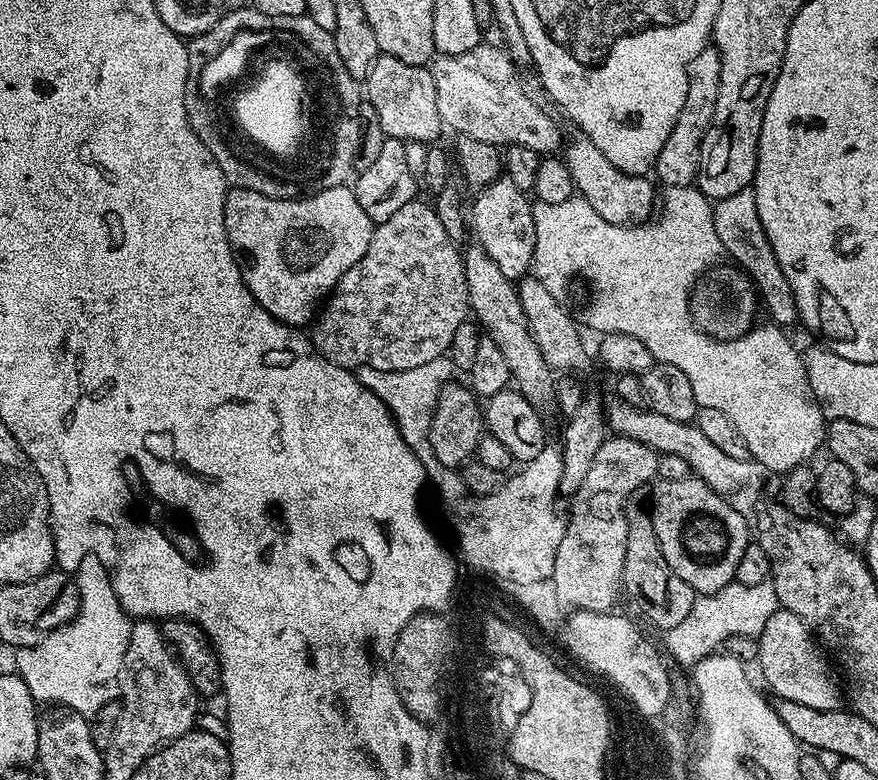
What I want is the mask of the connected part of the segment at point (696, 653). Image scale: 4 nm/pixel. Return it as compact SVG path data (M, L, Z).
M769 579L753 586L743 586L732 581L722 591L697 597L686 617L682 618L678 625L667 629L667 655L688 668L695 667L699 660L704 660L719 649L716 647L734 636L759 637L768 618L779 608L777 591Z

